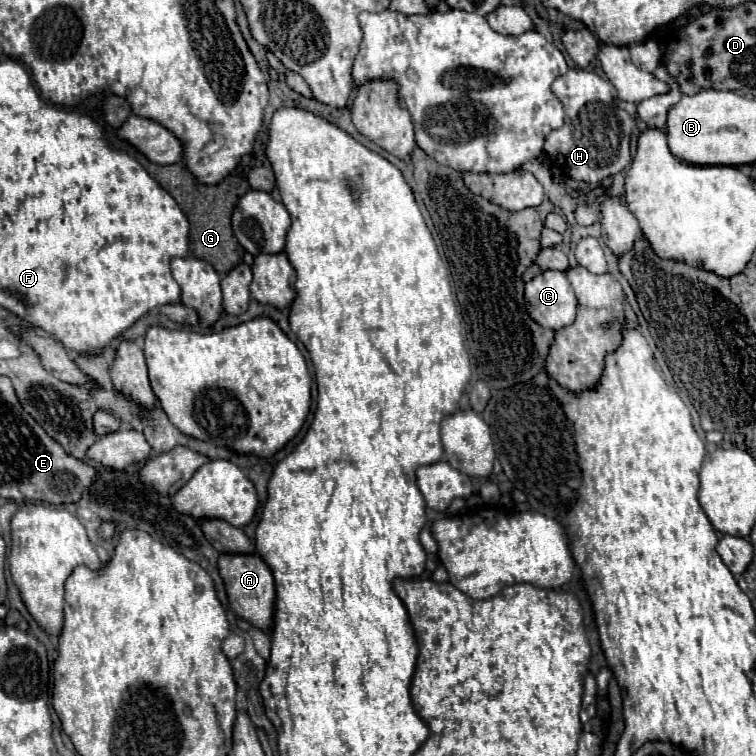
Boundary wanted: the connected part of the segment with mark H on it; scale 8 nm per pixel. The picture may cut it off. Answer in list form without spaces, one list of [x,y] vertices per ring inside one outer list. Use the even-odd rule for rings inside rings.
[[[570,68],[564,76],[554,80],[552,92],[566,110],[564,126],[554,130],[544,144],[544,152],[552,164],[560,168],[566,178],[586,184],[598,184],[608,176],[620,174],[632,162],[630,134],[634,132],[636,120],[616,106],[612,84],[596,72]]]

